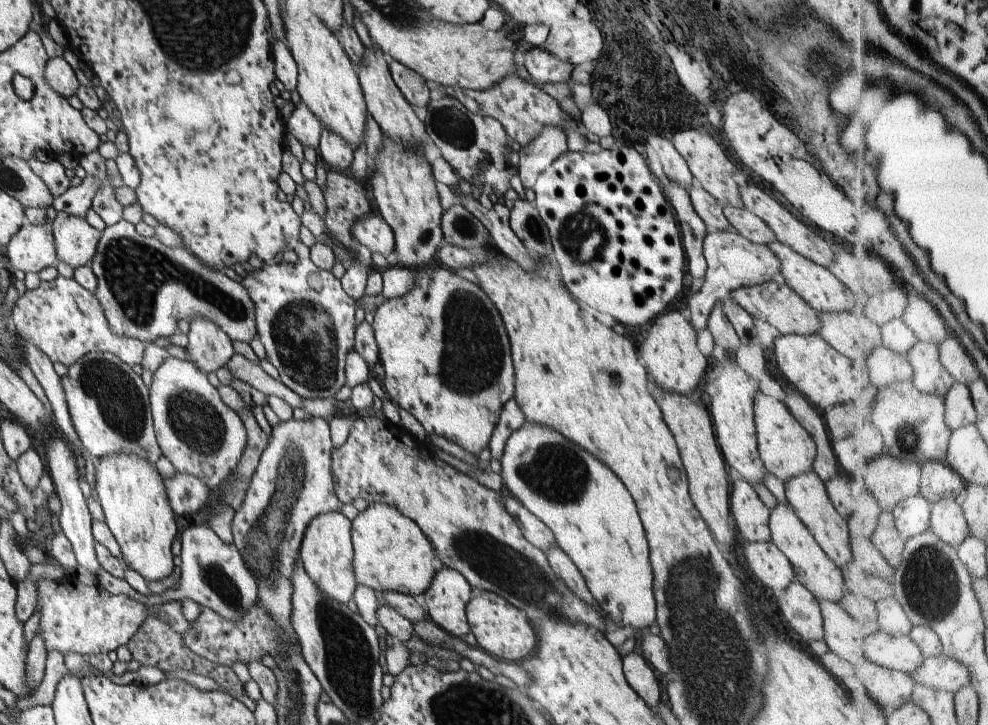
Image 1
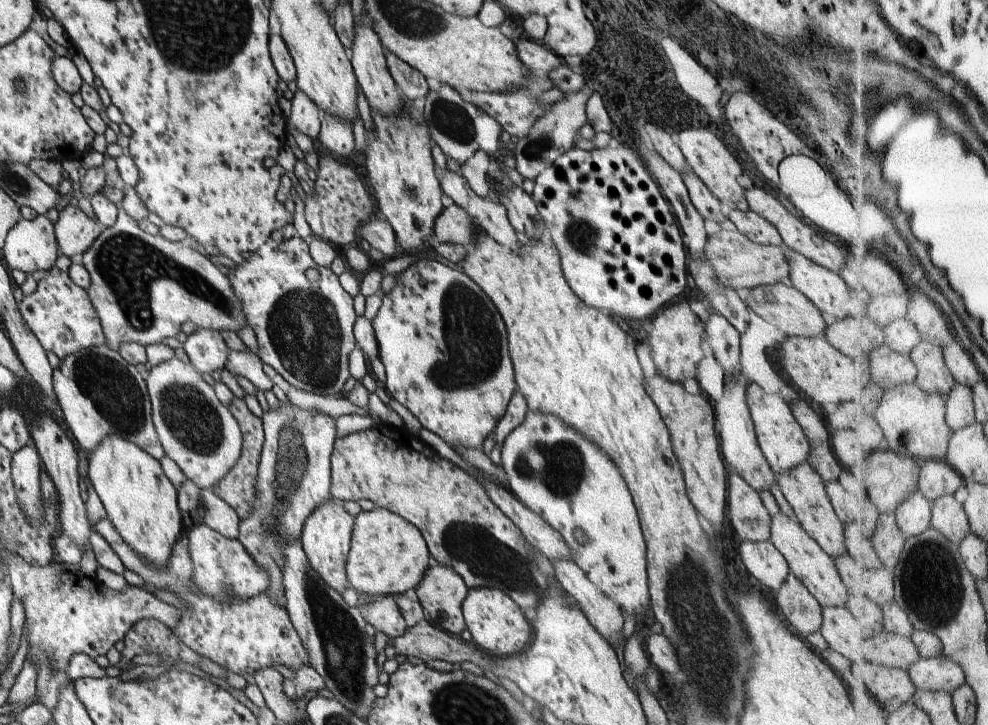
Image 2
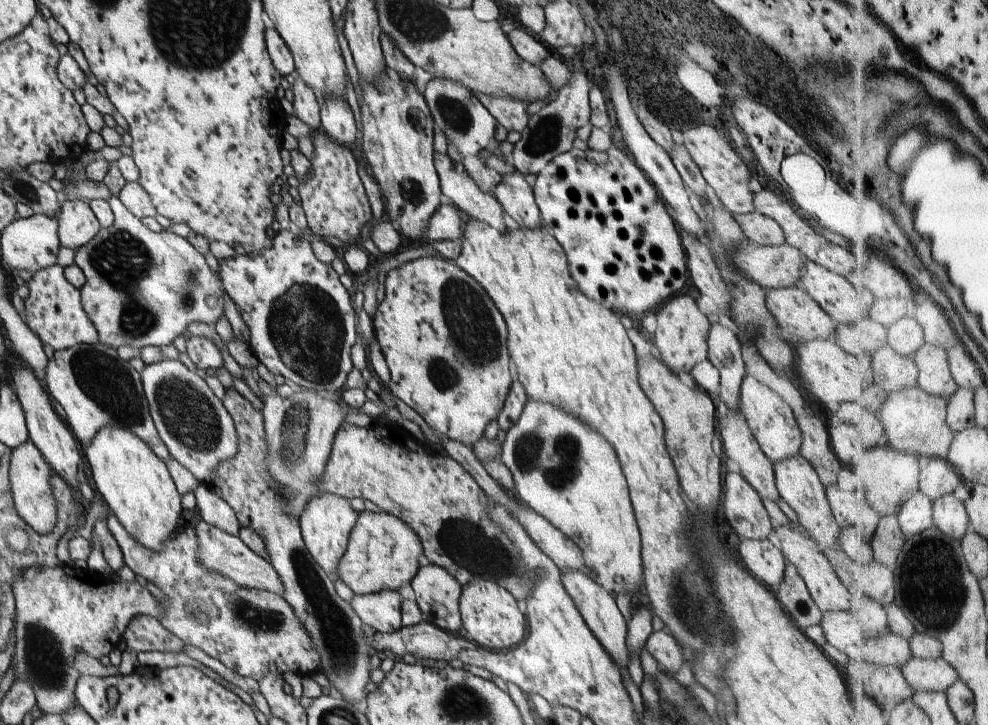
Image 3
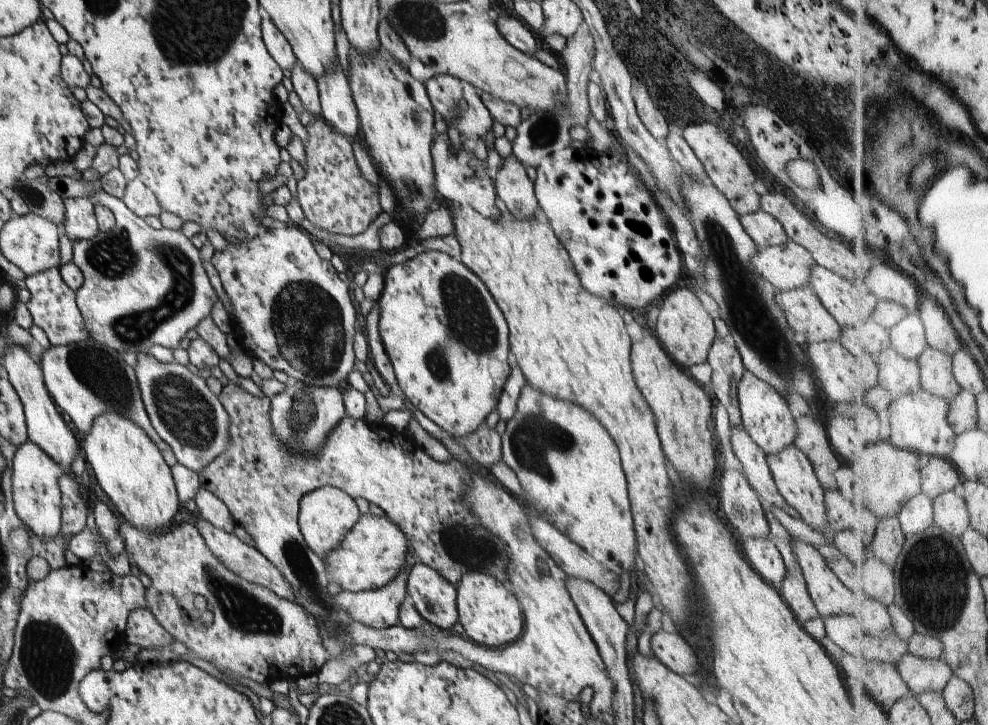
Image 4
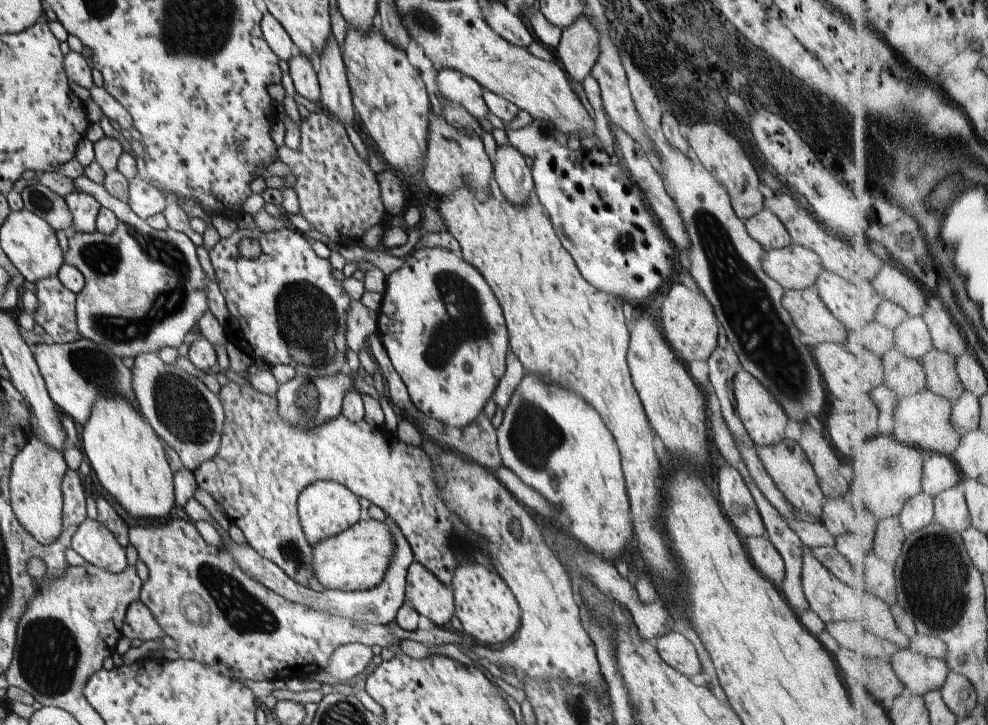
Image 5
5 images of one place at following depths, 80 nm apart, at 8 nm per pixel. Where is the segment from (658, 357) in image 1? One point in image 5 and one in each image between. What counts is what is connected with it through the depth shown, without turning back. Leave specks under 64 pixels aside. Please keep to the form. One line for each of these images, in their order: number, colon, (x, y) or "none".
2: (675, 341)
3: (680, 340)
4: (686, 331)
5: (689, 324)

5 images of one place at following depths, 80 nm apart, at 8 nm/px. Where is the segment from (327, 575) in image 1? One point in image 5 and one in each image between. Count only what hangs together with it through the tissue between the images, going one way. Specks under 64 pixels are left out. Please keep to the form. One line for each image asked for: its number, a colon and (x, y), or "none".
2: (326, 538)
3: (328, 519)
4: (326, 514)
5: (325, 509)

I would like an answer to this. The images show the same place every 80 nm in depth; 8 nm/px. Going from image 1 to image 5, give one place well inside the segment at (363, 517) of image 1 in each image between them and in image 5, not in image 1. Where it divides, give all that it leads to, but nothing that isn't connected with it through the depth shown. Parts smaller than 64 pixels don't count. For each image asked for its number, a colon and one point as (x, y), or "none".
2: (388, 555)
3: (382, 552)
4: (373, 552)
5: (357, 559)

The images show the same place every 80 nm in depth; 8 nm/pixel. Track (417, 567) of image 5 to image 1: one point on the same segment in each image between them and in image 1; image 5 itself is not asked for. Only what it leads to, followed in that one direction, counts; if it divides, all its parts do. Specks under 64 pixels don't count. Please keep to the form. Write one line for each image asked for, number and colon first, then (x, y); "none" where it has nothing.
1: (446, 598)
2: (441, 592)
3: (437, 592)
4: (434, 597)

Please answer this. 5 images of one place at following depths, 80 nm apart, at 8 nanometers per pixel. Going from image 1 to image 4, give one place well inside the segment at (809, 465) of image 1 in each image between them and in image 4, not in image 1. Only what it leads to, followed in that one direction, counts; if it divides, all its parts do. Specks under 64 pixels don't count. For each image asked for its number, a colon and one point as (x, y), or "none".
2: (782, 441)
3: (774, 425)
4: (766, 417)

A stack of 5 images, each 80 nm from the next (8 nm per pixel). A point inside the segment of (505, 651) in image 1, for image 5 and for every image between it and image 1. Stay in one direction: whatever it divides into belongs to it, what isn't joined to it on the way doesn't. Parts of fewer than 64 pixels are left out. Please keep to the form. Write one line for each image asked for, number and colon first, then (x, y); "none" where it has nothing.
2: (498, 625)
3: (493, 618)
4: (490, 614)
5: (488, 611)

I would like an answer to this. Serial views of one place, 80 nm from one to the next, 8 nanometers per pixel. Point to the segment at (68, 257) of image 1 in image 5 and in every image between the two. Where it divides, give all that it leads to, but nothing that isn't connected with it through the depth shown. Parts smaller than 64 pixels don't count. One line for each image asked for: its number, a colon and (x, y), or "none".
2: (75, 231)
3: (78, 224)
4: (80, 222)
5: (84, 209)

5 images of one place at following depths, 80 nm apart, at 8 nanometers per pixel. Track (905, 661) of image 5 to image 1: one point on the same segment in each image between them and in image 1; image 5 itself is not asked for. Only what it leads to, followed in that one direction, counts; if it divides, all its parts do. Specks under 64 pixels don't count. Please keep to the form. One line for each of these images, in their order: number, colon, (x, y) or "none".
1: (944, 672)
2: (942, 673)
3: (938, 674)
4: (923, 674)

